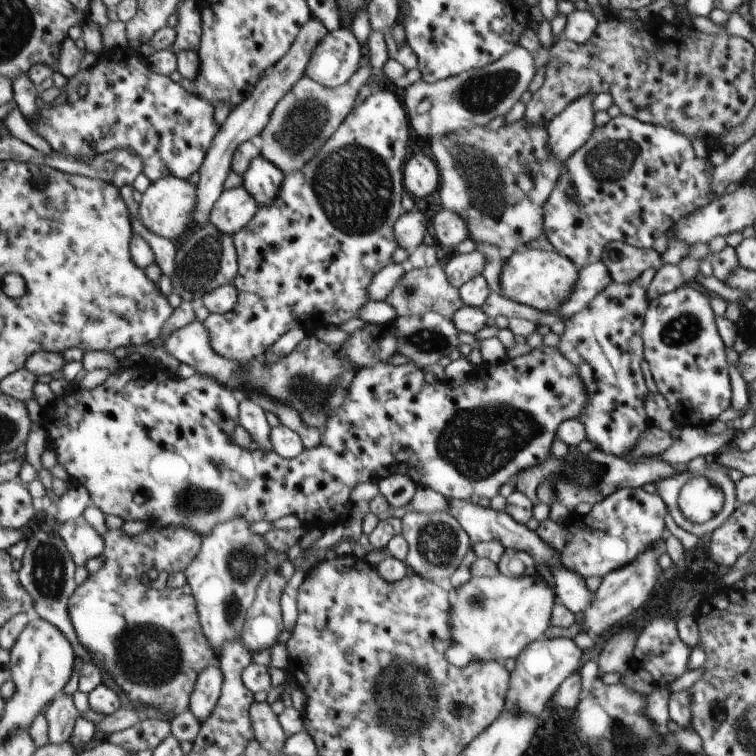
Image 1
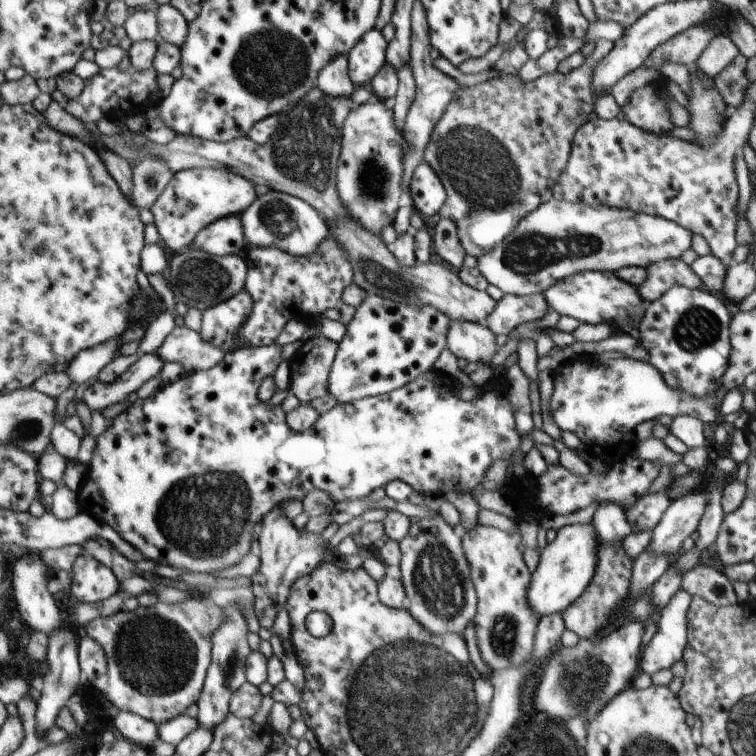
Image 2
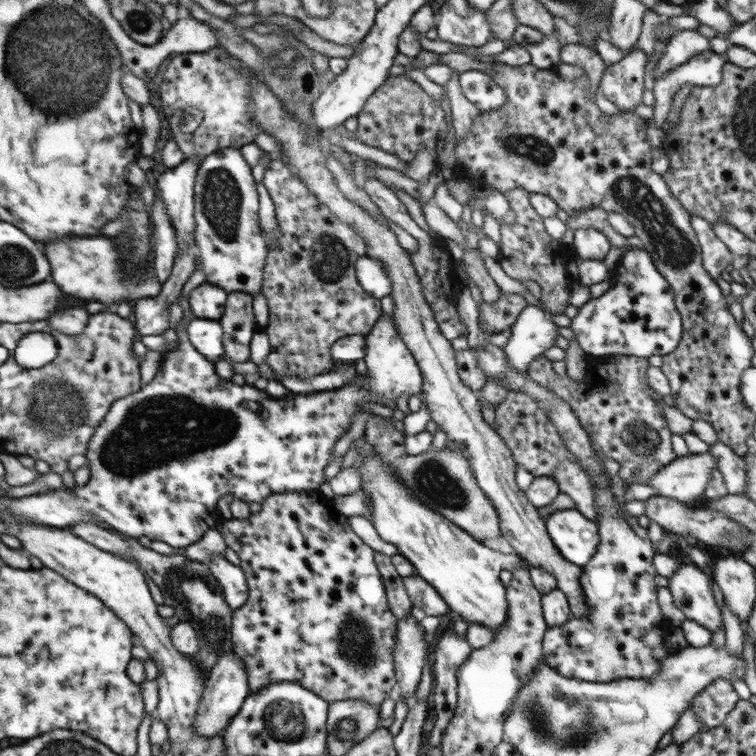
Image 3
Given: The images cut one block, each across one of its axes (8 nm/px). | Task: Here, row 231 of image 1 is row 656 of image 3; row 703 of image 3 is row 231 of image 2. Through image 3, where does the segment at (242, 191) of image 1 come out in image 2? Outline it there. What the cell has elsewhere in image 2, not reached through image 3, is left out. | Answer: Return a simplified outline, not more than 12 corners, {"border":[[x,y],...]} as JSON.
{"border":[[239,216],[220,218],[191,244],[212,256],[242,255]]}

